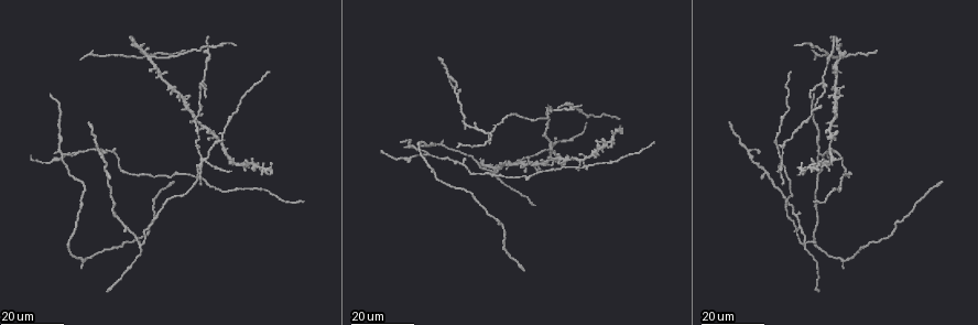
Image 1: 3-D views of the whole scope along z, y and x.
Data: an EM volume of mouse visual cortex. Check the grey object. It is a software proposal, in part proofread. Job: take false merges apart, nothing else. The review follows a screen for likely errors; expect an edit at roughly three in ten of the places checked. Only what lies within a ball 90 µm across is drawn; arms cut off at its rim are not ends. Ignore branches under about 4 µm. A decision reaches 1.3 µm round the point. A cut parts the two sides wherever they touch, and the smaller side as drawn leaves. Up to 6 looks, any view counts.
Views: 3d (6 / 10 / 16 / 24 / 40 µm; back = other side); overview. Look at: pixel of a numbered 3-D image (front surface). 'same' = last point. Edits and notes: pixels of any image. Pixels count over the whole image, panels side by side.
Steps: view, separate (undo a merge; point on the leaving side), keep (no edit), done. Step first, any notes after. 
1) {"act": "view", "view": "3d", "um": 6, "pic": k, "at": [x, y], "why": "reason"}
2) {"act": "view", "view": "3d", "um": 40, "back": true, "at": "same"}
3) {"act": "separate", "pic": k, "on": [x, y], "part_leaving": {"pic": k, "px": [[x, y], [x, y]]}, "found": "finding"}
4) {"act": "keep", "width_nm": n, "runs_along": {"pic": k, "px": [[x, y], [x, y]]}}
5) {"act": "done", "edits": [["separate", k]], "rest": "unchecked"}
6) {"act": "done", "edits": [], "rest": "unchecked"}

{"act": "view", "view": "3d", "um": 16, "pic": 1, "at": [783, 159], "why": "looks like a crossing"}

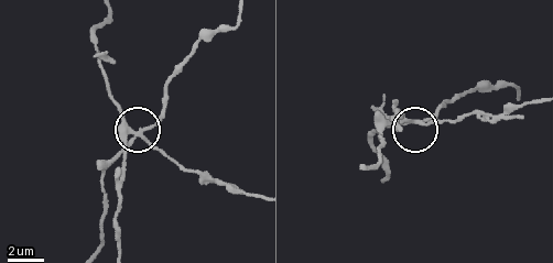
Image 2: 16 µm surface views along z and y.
{"act": "view", "view": "3d", "um": 10, "pic": 2, "at": [139, 137]}

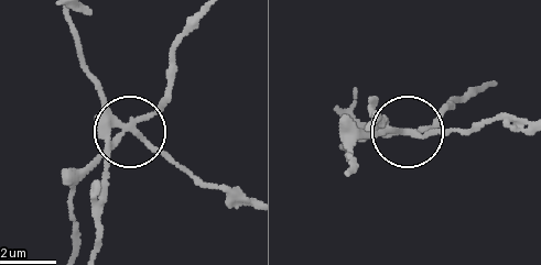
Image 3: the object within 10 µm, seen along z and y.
{"act": "separate", "pic": 3, "on": [103, 95], "width_nm": 250, "part_leaving": {"pic": 3, "px": [[122, 127], [85, 65], [71, 15]]}, "found": "two neurons meet here"}

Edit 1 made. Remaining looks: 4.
{"act": "view", "view": "3d", "um": 16, "pic": 1, "at": [140, 244], "why": "three arms meet"}

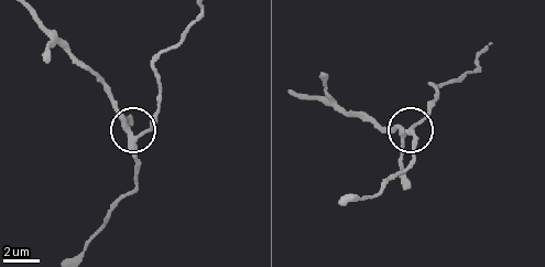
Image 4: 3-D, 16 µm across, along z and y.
{"act": "view", "view": "3d", "um": 6, "pic": 4, "at": [134, 142], "why": "closer look"}

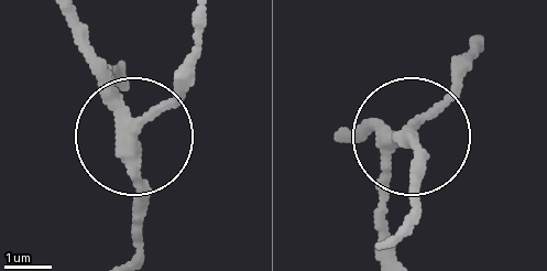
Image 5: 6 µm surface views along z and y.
{"act": "separate", "pic": 5, "on": [105, 78], "arms": 3, "found": "two neurons meet here"}

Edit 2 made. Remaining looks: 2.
{"act": "done", "edits": [["separate", 3], ["separate", 5]], "rest": "unchecked"}

